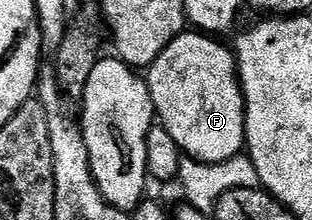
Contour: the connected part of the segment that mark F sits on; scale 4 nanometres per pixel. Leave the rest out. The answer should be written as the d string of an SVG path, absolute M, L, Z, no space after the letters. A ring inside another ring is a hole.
M185 31L180 33L166 47L166 51L162 51L162 55L158 55L158 59L154 59L154 63L149 65L146 70L148 90L156 108L156 117L158 118L159 124L163 125L166 131L170 131L174 143L178 143L181 154L187 155L191 160L205 161L206 163L222 163L231 157L241 156L246 149L244 143L244 90L240 88L240 74L236 67L236 58L233 50L229 46L227 49L226 46L219 45L216 41L219 40L215 36L205 35L199 31Z

